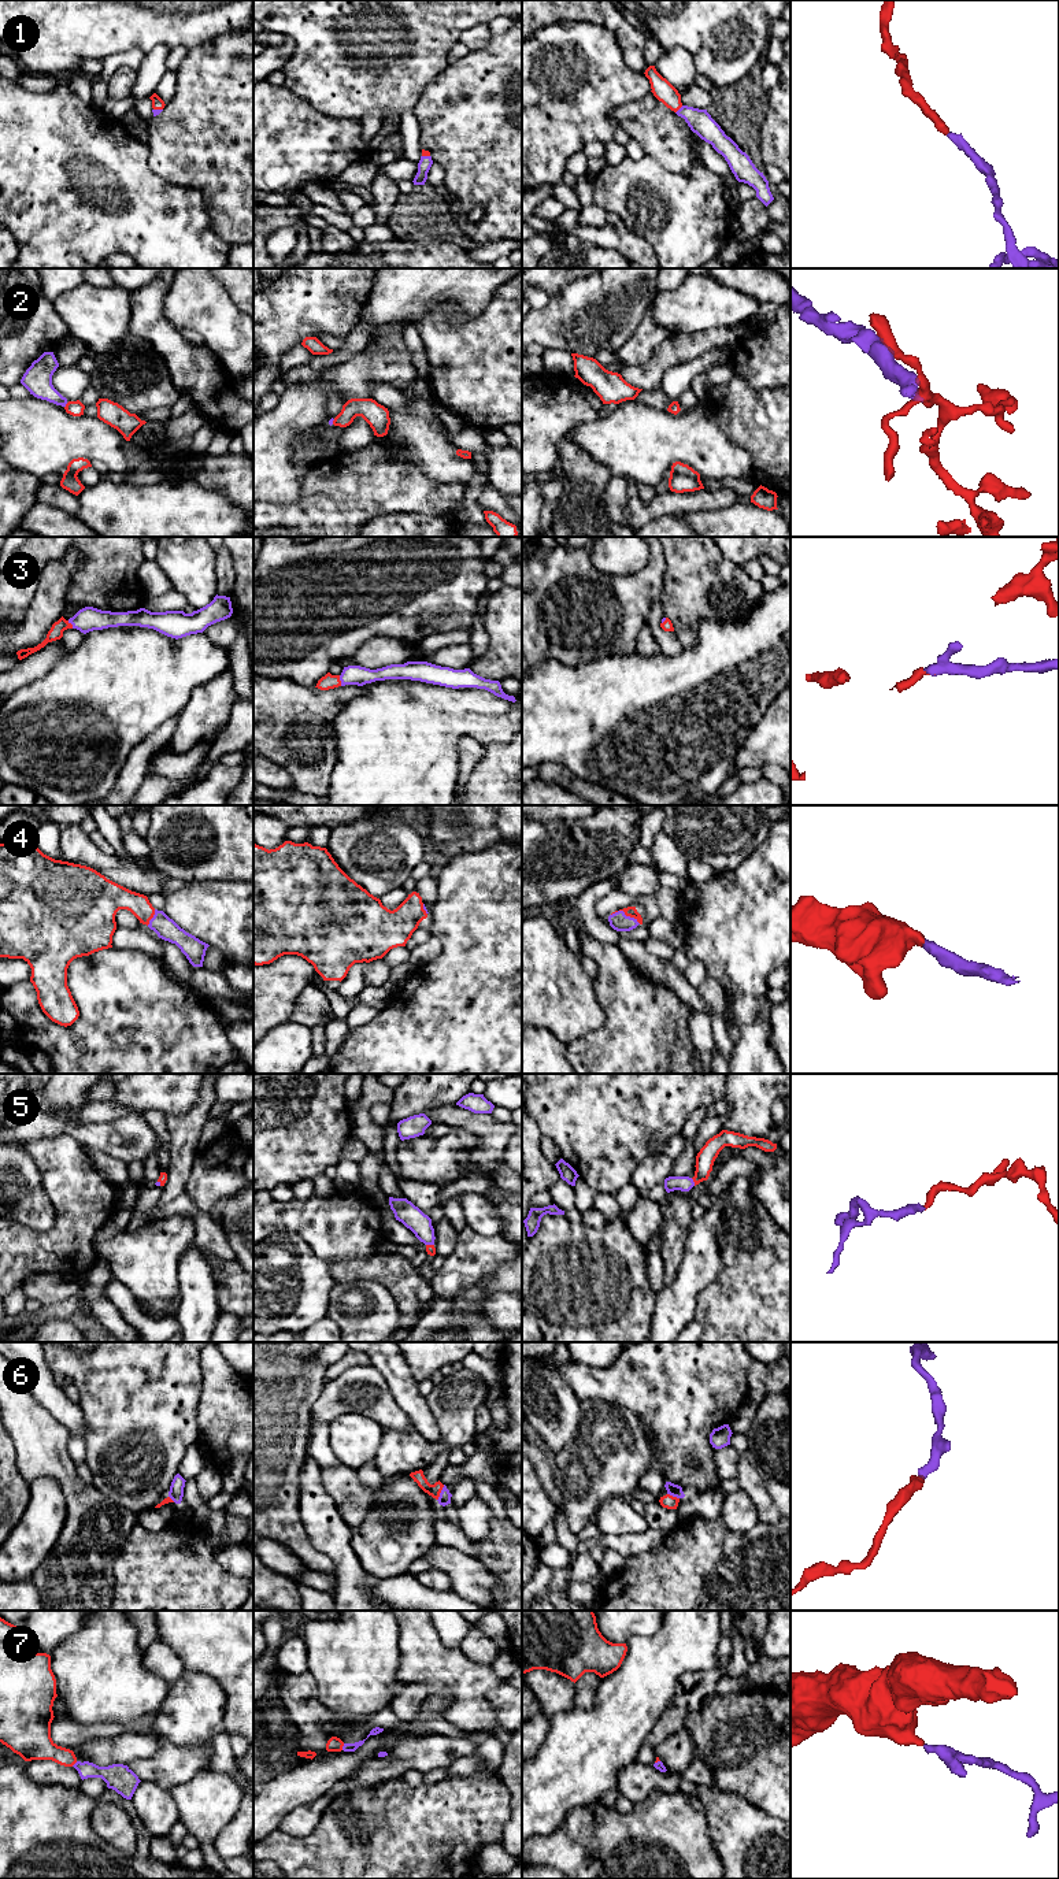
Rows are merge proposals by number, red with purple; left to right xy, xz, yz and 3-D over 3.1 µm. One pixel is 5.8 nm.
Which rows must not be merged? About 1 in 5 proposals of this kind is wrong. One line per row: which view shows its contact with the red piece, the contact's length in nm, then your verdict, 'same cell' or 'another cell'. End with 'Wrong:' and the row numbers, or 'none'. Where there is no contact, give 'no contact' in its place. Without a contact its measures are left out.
1: contact in yz; length 60 nm; same cell
2: contact in xy; length 40 nm; another cell
3: contact in xz; length 70 nm; same cell
4: contact in yz; length 190 nm; same cell
5: contact in yz; length 50 nm; same cell
6: contact in xz; length 100 nm; same cell
7: contact in xz; length 40 nm; same cell
Wrong: 2

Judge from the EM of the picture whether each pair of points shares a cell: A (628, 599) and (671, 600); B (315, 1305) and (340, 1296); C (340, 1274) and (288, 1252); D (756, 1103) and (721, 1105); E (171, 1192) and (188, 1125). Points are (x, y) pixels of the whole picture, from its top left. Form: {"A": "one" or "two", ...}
{"A": "two", "B": "two", "C": "two", "D": "two", "E": "one"}

